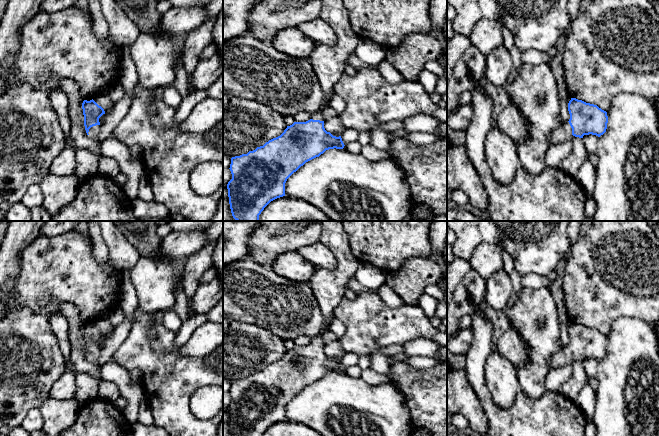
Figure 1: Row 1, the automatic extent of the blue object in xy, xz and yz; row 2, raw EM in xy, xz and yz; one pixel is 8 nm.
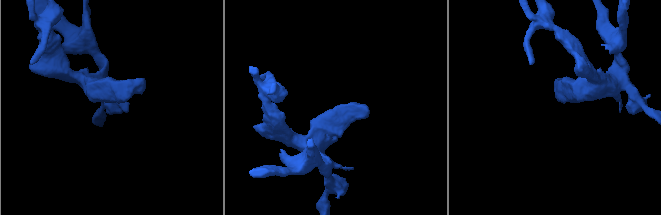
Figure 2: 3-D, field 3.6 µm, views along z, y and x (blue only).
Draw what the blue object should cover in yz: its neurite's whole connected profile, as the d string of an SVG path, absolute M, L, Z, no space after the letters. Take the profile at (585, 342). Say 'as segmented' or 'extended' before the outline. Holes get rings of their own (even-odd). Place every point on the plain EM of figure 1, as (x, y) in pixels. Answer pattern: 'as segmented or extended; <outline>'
extended; M571 322L568 327L570 343L557 352L550 360L550 370L571 363L573 360L583 362L584 359L600 361L606 356L607 336L597 329Z

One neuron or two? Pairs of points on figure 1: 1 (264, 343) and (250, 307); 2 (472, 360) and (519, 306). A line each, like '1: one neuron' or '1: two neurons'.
1: two neurons
2: two neurons

